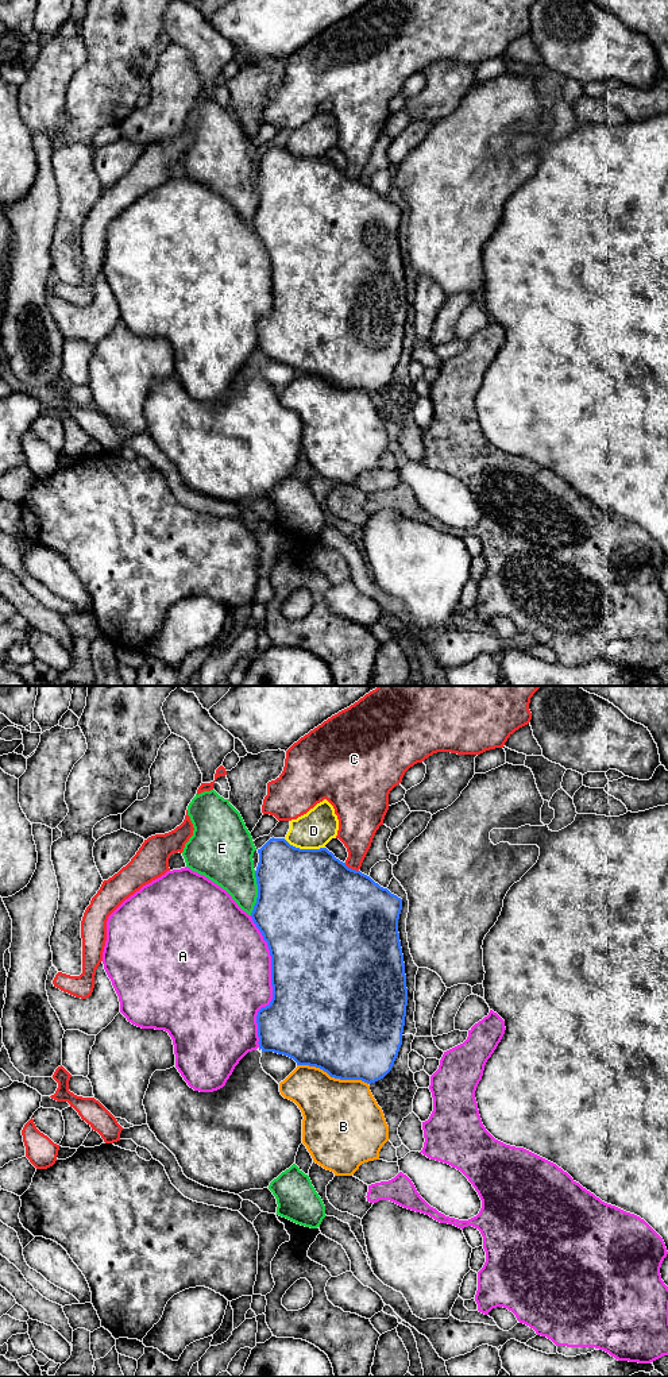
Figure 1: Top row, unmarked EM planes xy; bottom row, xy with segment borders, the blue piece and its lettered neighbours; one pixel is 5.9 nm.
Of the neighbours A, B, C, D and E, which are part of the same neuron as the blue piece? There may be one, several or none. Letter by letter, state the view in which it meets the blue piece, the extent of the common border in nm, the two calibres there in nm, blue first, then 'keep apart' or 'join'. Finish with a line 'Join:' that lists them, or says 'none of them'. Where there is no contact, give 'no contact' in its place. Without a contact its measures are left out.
A: xy | 800 nm | 500/500 nm | keep apart
B: xy | 440 nm | 500/440 nm | keep apart
C: xy | 100 nm | 500/220 nm | keep apart
D: xy | 260 nm | 500/220 nm | keep apart
E: xy | 260 nm | 500/280 nm | keep apart
Join: none of them

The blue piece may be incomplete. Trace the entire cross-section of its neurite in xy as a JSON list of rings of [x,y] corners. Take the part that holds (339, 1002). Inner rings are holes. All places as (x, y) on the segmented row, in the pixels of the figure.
[[[270,838],[260,849],[259,863],[255,871],[258,898],[251,918],[263,940],[267,942],[271,956],[271,986],[273,999],[269,1006],[262,1007],[256,1015],[259,1049],[274,1052],[293,1058],[297,1065],[316,1066],[331,1077],[340,1080],[362,1080],[367,1084],[383,1079],[393,1068],[402,1045],[405,1026],[408,988],[405,963],[398,933],[398,919],[402,910],[402,899],[381,887],[370,876],[351,869],[345,863],[335,857],[327,848],[300,849],[290,845],[285,838]]]

